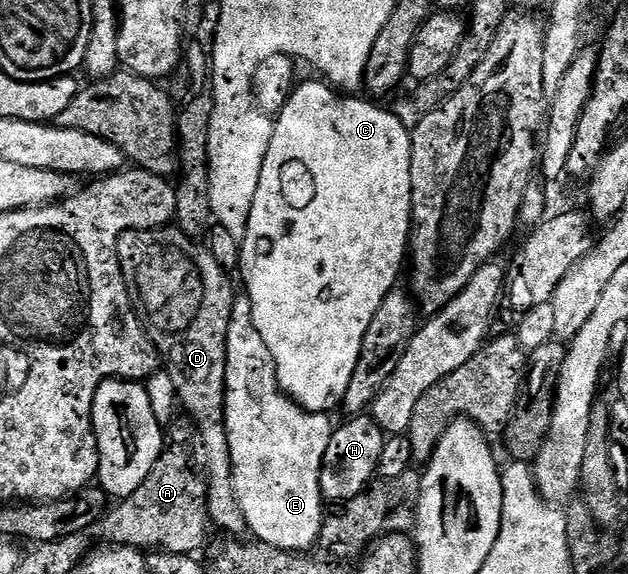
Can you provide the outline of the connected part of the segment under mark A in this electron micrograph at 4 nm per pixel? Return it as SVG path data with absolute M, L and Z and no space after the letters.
M165 445L138 492L117 501L94 530L100 533L101 543L131 546L141 552L195 555L202 549L210 531L208 484L194 469L189 447Z

